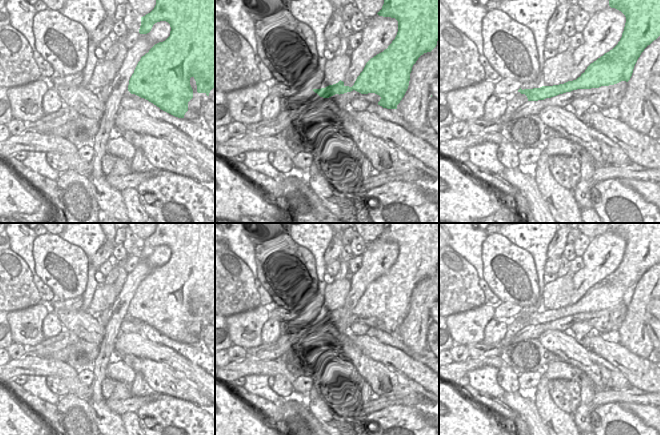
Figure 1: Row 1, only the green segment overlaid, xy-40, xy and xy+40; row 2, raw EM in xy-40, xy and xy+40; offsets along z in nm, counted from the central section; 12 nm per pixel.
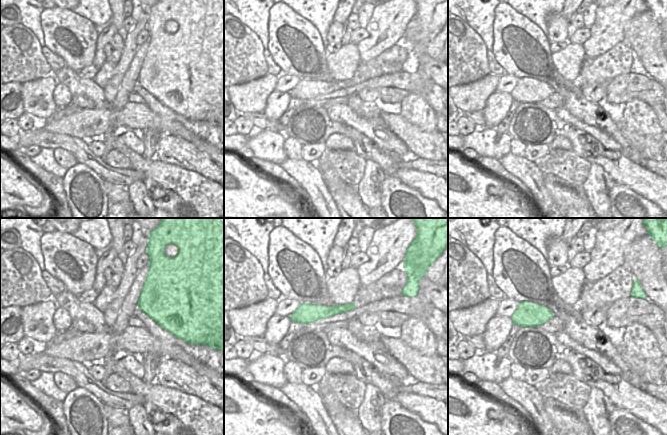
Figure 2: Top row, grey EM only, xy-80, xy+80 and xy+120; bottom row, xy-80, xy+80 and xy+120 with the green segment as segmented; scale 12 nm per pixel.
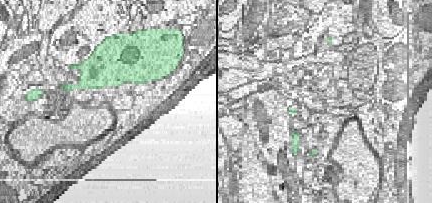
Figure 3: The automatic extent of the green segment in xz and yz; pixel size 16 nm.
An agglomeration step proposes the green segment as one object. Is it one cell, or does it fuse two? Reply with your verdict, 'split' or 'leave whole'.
leave whole

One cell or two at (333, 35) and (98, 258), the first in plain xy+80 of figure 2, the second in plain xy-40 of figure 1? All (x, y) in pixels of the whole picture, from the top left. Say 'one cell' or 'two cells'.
two cells

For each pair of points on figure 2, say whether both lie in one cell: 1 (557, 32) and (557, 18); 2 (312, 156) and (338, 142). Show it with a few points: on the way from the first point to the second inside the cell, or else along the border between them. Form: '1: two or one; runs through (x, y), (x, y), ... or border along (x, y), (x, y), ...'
1: one; runs through (557, 29), (557, 21)
2: one; runs through (318, 151), (332, 142)

